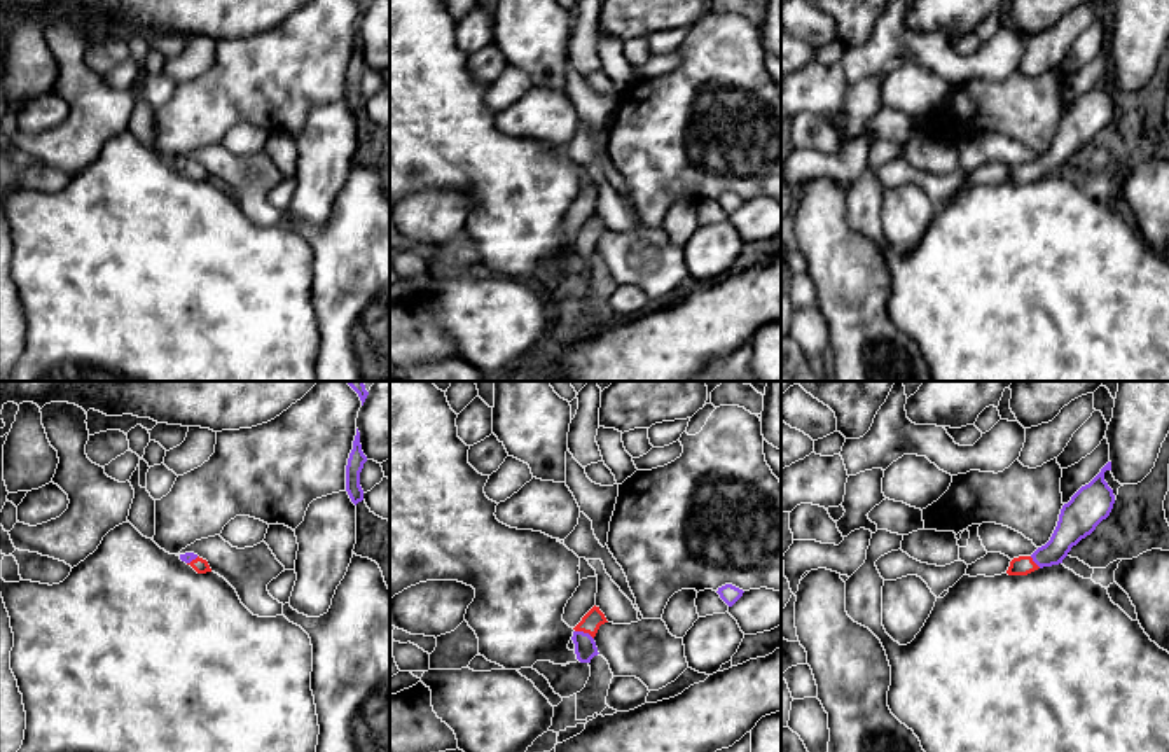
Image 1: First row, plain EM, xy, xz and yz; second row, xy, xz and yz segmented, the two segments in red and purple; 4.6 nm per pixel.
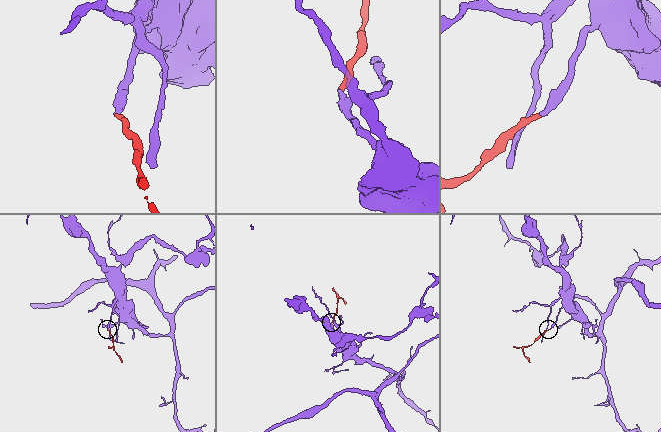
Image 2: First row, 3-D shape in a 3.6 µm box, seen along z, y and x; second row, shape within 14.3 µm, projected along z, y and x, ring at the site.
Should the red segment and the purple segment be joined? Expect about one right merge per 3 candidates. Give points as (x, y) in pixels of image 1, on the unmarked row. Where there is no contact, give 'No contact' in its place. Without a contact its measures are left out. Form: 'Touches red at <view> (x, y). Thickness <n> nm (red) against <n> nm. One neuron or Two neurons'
Touches red at xz (584, 240). Thickness 90 nm (red) against 100 nm. One neuron

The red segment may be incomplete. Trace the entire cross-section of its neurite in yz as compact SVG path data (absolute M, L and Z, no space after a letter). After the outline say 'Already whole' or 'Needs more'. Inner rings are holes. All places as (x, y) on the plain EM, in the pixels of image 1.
M1111 70L1062 114L1057 135L1045 154L1038 156L1031 164L1019 164L1010 170L1008 184L1027 184L1038 177L1062 171L1071 156L1110 124L1115 103L1104 89L1106 79L1111 79Z. Needs more

